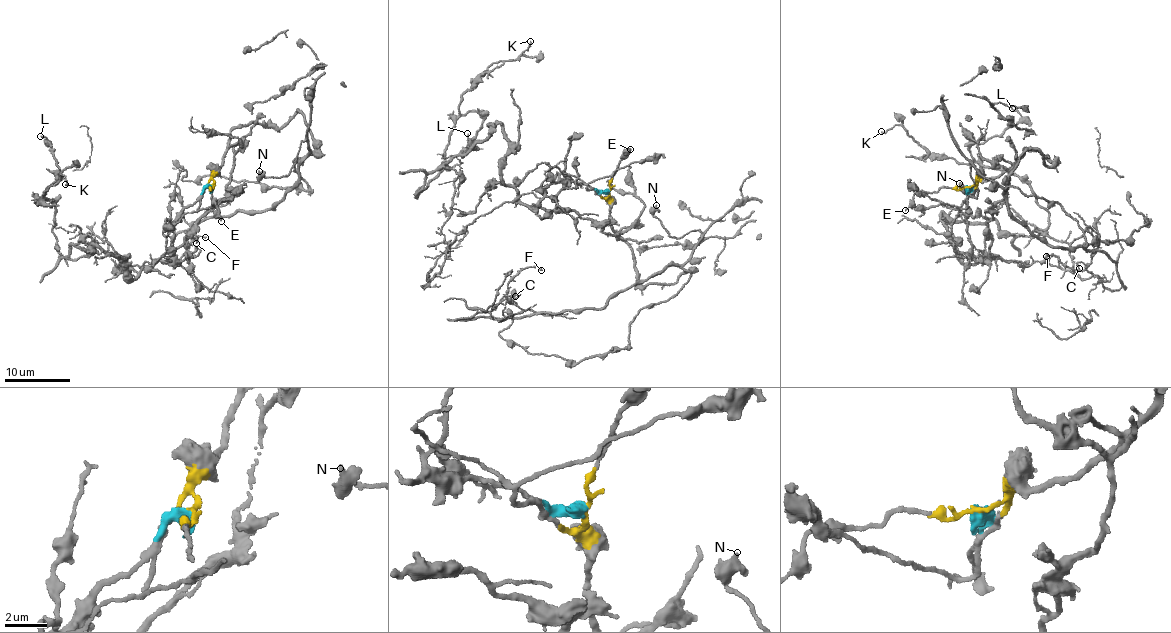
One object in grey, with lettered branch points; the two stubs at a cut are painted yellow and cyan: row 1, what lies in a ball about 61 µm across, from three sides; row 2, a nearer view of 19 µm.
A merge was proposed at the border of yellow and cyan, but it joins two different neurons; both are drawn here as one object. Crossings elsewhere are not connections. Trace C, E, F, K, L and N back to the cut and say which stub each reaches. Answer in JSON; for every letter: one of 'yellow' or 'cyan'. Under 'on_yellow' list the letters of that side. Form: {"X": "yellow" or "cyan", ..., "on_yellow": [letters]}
{"C": "yellow", "E": "yellow", "F": "yellow", "K": "cyan", "L": "cyan", "N": "yellow", "on_yellow": ["C", "E", "F", "N"]}

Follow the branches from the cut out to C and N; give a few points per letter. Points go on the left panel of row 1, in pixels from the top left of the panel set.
C: (212, 184), (238, 125), (303, 117), (316, 149), (280, 200), (205, 217), (175, 236), (163, 263), (196, 244)
N: (212, 184), (231, 131), (280, 127), (297, 111), (316, 149), (305, 141), (287, 176), (259, 172)

